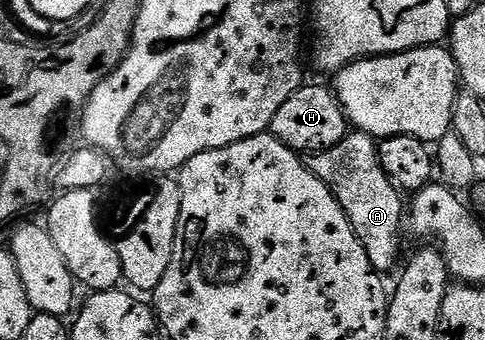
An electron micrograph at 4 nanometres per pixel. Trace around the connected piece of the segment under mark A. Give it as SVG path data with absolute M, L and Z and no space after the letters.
M357 129L351 130L336 145L307 154L304 162L306 168L329 189L332 197L336 197L340 209L344 209L374 270L379 273L392 270L398 259L398 234L402 231L404 195L394 180L388 177L388 173L384 173L374 136L365 135Z

